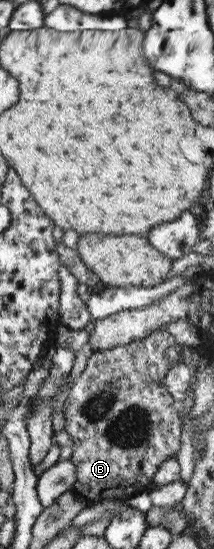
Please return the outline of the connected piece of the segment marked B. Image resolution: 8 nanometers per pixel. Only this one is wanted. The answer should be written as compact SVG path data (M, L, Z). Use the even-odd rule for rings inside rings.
M164 328L155 329L144 338L128 344L93 351L80 375L74 378L69 395L60 408L65 424L59 429L70 436L68 461L74 464L76 475L76 482L70 490L78 493L82 501L93 504L106 499L126 499L147 490L158 465L178 451L178 440L182 434L180 416L177 404L163 382L170 364L173 364L166 359L164 352L172 344L172 335Z

